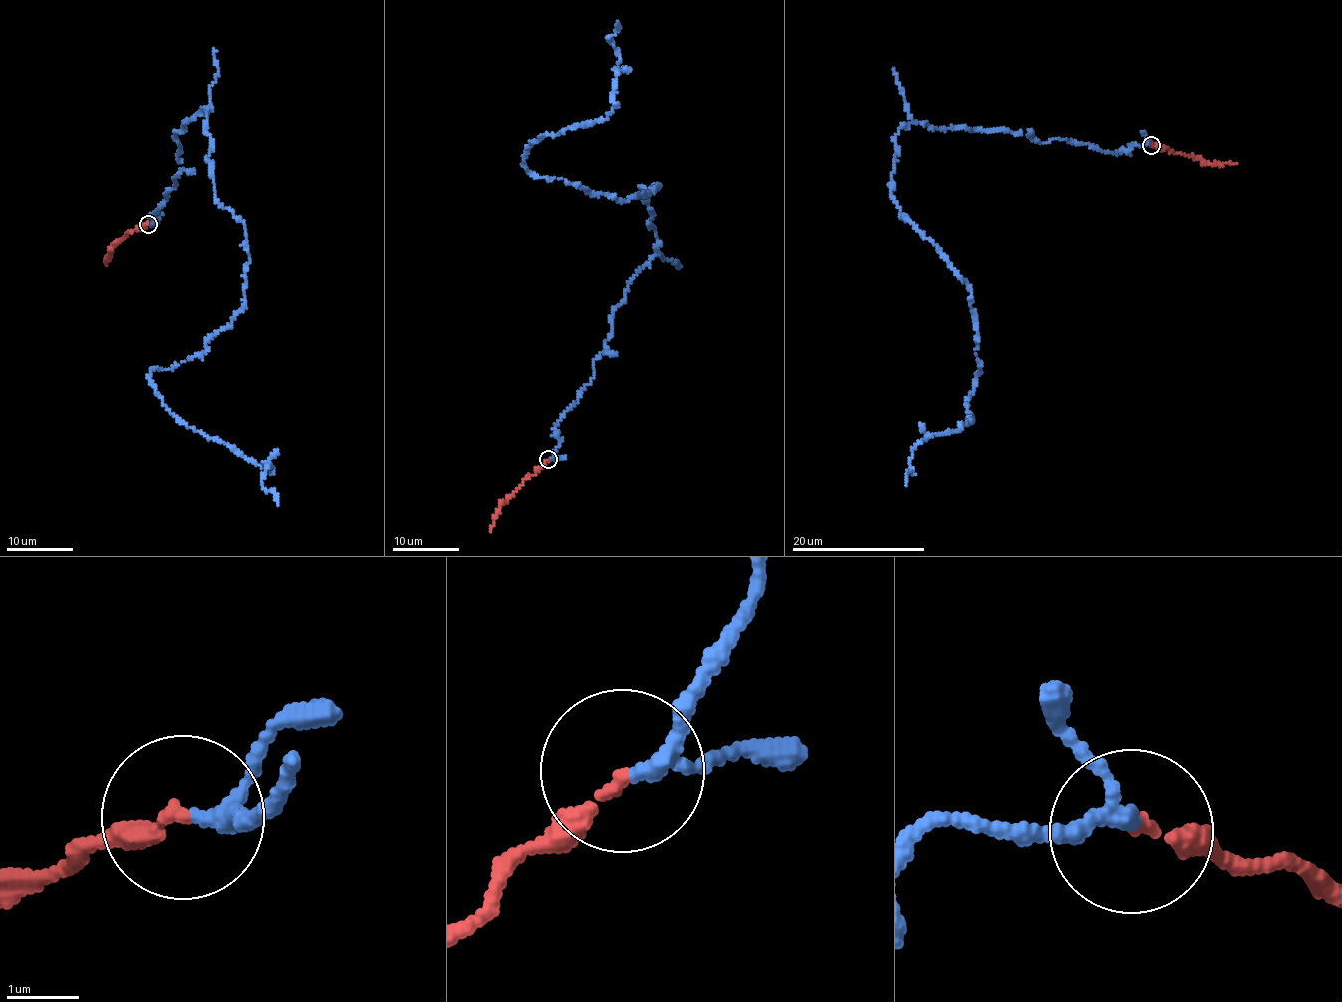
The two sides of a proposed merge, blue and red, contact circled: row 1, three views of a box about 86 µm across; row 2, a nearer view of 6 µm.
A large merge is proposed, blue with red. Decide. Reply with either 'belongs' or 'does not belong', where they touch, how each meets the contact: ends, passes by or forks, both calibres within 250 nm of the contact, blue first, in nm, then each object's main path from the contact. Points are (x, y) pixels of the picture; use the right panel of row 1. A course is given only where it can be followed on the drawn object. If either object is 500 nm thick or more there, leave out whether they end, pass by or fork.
belongs | (1151, 145) | blue passes by | red ends | 170/180 nm | blue via (1150, 145), (899, 128), (891, 198), (968, 283), (981, 369), (972, 420), (919, 443), (905, 484) | red via (1150, 145), (1201, 159), (1205, 163), (1237, 164)

